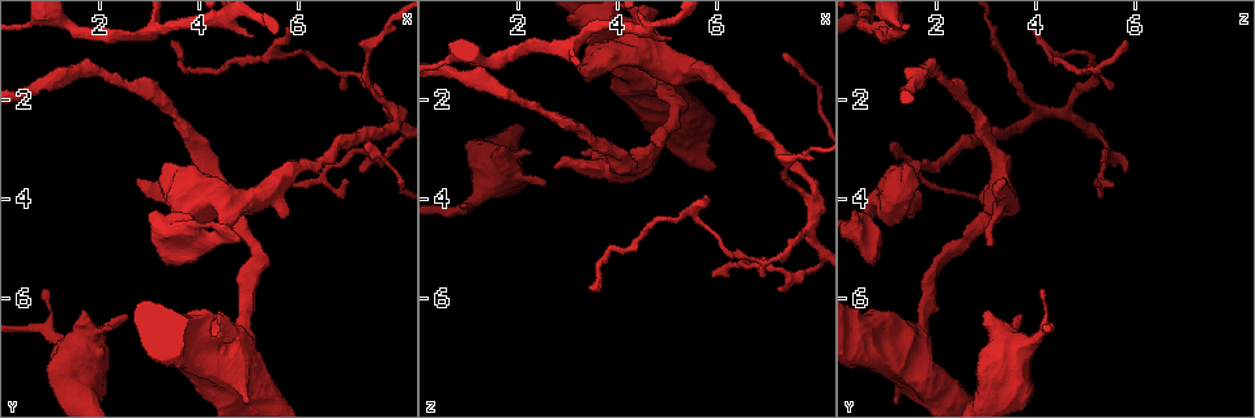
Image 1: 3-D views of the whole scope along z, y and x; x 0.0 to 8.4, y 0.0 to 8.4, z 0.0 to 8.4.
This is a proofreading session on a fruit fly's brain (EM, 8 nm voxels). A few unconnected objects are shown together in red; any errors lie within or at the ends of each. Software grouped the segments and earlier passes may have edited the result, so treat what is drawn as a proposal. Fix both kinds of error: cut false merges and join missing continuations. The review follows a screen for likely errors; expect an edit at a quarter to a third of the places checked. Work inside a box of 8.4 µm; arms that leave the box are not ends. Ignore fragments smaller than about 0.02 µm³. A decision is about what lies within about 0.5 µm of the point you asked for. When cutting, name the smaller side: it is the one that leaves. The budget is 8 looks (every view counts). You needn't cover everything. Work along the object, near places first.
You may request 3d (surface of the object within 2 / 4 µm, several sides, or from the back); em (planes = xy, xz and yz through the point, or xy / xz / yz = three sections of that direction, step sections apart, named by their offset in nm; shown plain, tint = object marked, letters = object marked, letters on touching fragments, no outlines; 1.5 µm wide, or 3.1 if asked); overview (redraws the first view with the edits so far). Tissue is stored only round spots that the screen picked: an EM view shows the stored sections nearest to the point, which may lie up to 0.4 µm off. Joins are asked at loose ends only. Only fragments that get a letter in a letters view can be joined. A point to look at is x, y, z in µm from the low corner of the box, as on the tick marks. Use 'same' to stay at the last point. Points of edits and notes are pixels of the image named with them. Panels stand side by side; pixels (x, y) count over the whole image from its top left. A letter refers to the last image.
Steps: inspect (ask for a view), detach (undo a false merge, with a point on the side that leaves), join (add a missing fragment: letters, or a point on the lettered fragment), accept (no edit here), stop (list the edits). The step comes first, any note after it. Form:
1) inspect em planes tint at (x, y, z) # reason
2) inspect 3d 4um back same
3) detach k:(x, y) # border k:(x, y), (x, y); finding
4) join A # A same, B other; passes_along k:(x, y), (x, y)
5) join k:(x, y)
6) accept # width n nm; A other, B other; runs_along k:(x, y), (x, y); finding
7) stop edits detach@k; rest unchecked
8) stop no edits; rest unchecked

inspect em planes letters at (3.40, 0.85, 5.85) # long arm stops here

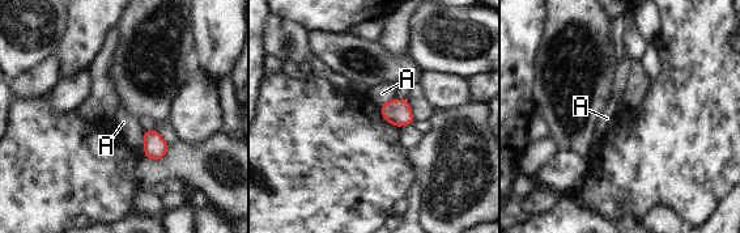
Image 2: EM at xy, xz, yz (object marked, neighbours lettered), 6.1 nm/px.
accept # longest_contact A 160 nm; A other; border 2:(143, 131), (143, 151), (145, 156); none of them fits

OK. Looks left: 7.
inspect em planes letters at (3.30, 4.90, 3.15) # free end

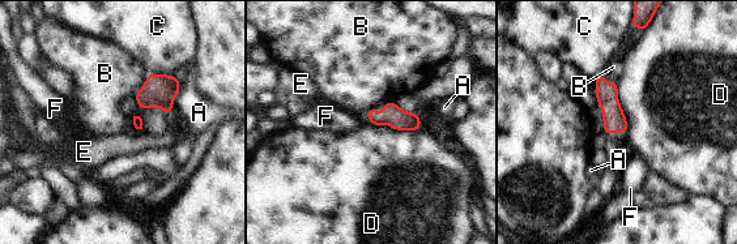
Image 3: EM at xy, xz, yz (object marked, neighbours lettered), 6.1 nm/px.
accept # A other, B other, C other, D other, E other, F other; border 3:(616, 82), (618, 102), (627, 129); none of them fits

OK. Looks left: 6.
inspect em planes tint at (4.00, 5.25, 0.75) # free end

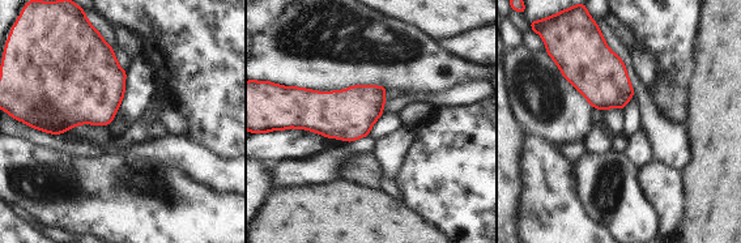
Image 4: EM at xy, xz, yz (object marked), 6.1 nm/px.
inspect em planes letters same # see the neighbours

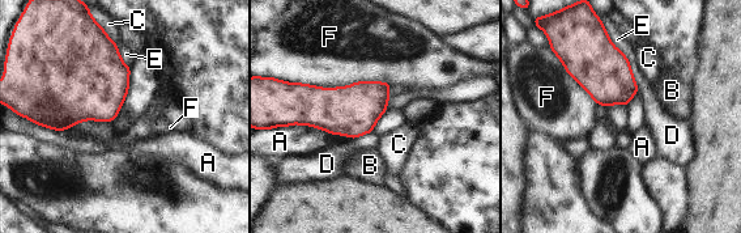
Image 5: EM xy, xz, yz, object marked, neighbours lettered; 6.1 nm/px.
accept # A other, B other, C other, D other, E other, F other; none of them fits

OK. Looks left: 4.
stop no edits; rest unchecked

